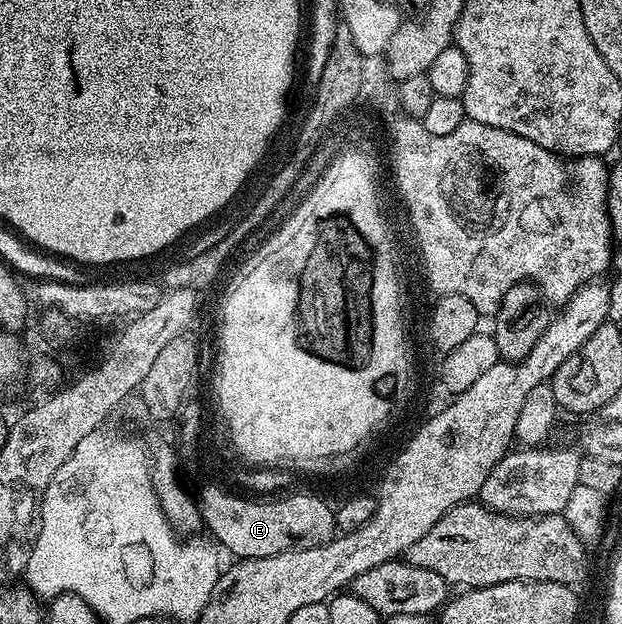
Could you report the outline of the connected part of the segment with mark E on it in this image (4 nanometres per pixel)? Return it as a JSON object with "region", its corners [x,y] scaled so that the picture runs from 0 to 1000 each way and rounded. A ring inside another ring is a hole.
{"region":[[[330,780],[320,792],[320,811],[328,849],[336,849],[344,857],[341,862],[350,872],[355,869],[381,896],[436,893],[473,873],[508,873],[537,862],[539,819],[524,803],[465,790],[460,800],[432,796],[424,801],[428,806],[412,806],[412,798],[379,792],[355,780]]]}

